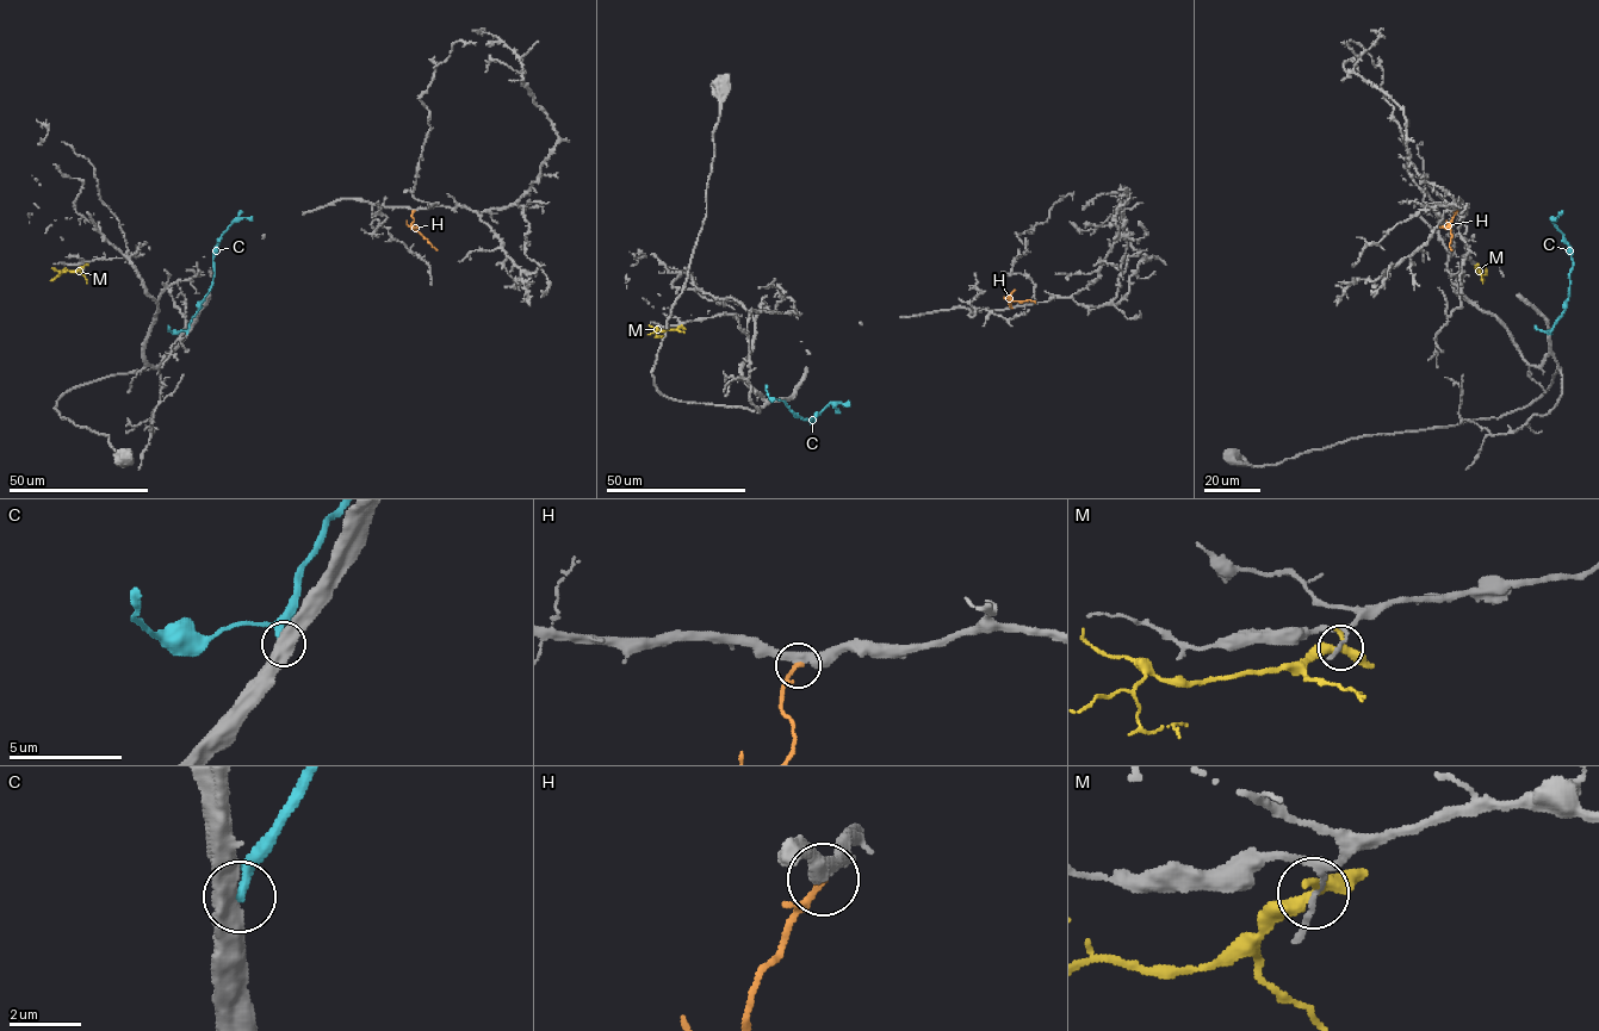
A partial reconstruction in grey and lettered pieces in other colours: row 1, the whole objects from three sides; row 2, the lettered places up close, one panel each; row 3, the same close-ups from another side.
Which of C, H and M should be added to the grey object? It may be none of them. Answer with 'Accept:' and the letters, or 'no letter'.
Accept: H

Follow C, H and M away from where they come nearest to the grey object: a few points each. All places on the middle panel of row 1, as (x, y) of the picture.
C: (783, 399), (794, 414), (811, 420), (811, 423), (830, 403), (846, 405), (849, 402)
H: (1011, 308), (1009, 299), (1034, 302)
M: (682, 327), (658, 330), (658, 337), (663, 336)

